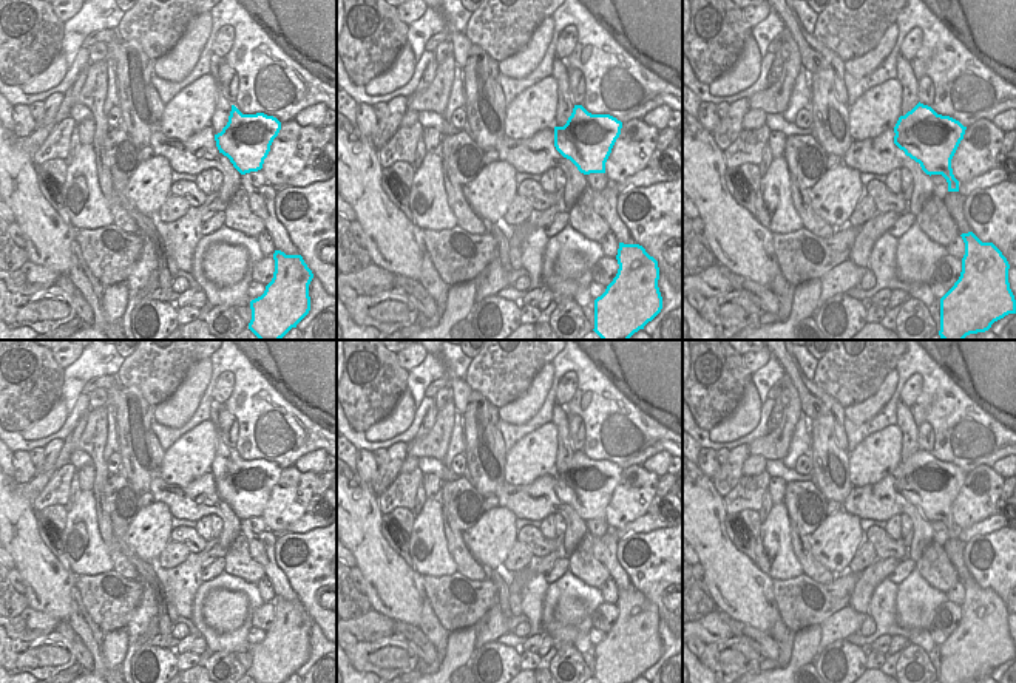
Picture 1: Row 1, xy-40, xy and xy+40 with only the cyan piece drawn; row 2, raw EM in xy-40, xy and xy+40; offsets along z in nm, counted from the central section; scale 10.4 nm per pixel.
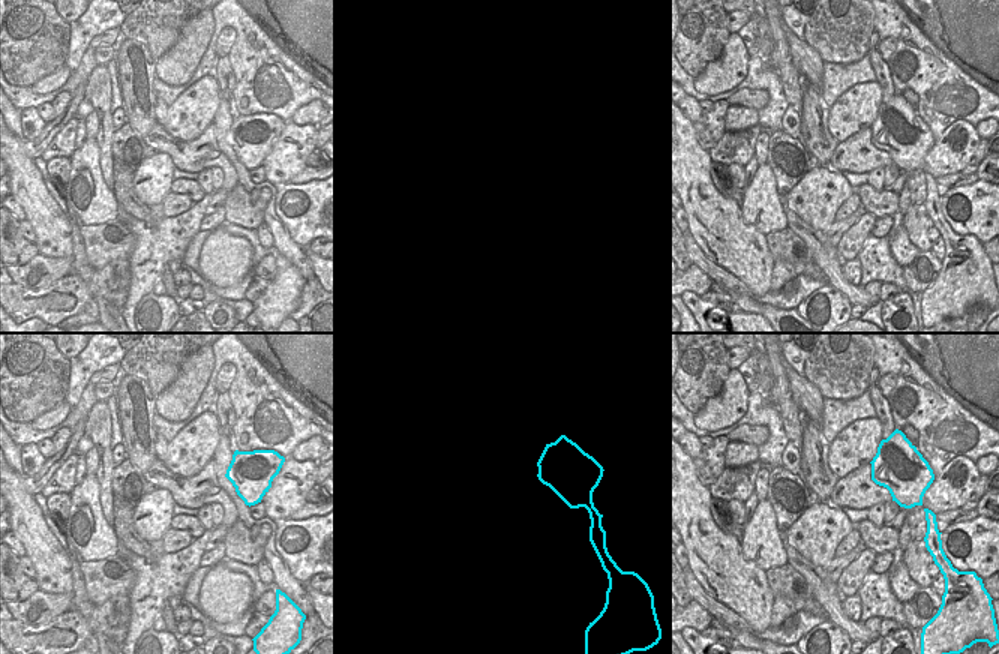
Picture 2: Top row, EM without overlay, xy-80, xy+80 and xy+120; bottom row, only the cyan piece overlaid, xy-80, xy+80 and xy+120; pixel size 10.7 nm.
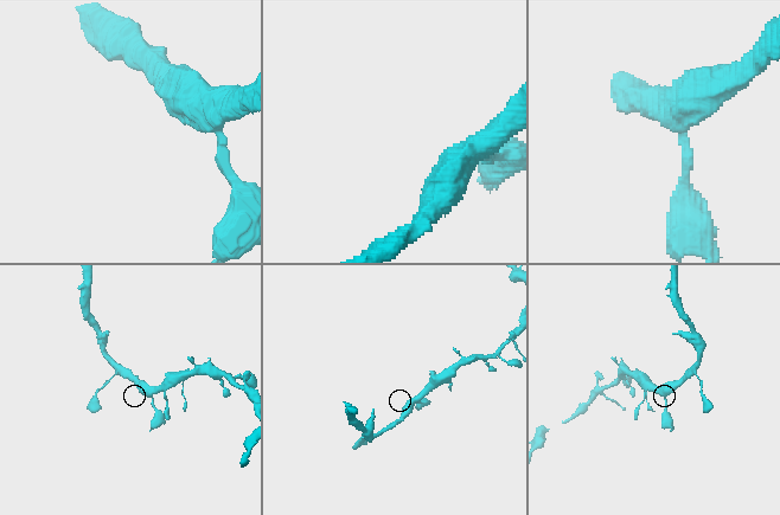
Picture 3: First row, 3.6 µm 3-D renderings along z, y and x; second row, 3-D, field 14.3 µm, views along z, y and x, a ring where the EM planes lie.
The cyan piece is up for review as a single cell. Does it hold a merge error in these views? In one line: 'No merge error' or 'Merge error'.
No merge error.

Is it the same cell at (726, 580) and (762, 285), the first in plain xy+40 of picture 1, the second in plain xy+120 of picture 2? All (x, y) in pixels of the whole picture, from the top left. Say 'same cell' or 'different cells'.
same cell

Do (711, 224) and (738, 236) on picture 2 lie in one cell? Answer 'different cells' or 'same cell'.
same cell

